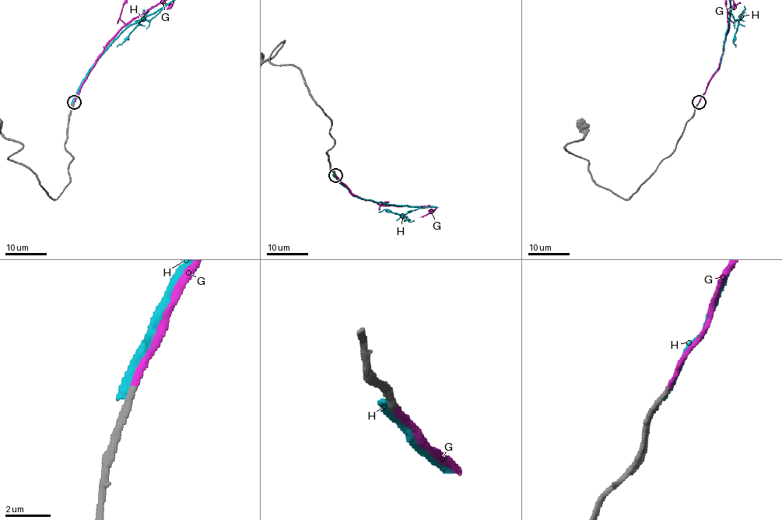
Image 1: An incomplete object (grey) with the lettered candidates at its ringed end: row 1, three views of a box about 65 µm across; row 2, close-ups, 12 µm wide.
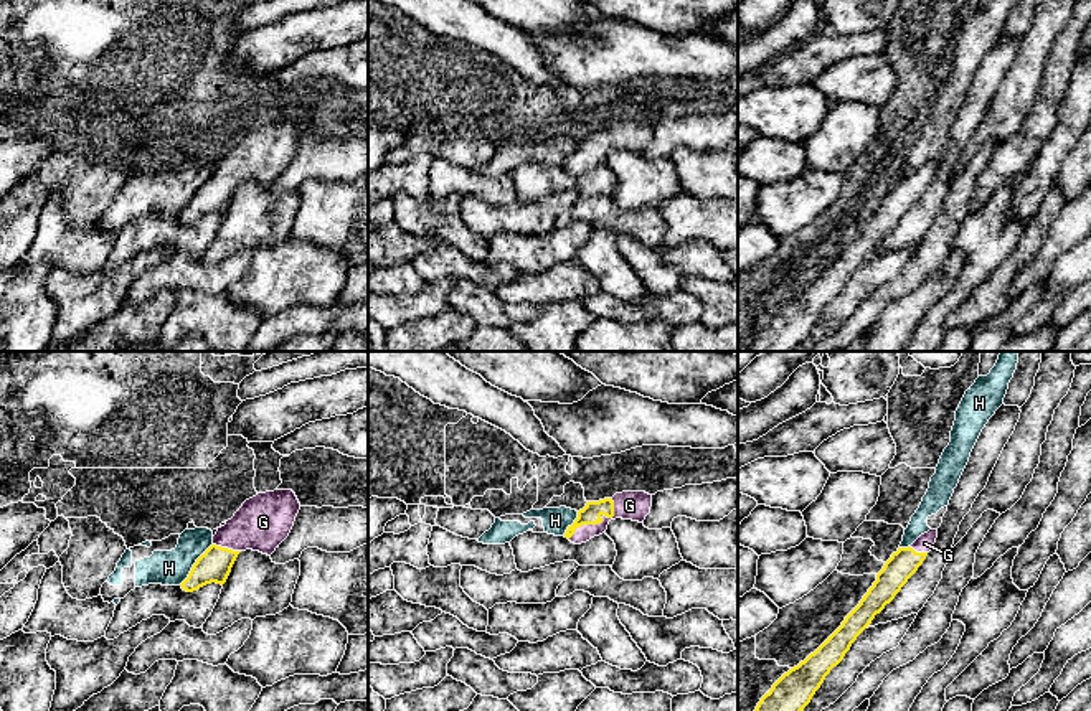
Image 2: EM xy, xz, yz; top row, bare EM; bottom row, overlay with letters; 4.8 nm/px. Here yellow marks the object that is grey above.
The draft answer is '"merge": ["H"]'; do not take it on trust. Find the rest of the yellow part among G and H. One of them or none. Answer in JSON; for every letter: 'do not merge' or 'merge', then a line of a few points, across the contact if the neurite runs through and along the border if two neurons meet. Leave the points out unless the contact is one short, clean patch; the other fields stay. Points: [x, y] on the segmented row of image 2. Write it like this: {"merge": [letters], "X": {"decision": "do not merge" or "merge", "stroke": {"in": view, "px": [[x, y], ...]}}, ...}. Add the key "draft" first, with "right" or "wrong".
{"draft": "wrong", "merge": ["G"], "G": {"decision": "merge", "stroke": {"in": "xz", "px": [[591, 513], [598, 522], [629, 505]]}}, "H": {"decision": "do not merge"}}

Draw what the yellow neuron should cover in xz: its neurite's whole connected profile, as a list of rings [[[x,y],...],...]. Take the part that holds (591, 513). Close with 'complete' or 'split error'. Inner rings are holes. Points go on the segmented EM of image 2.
[[[622,492],[612,498],[588,501],[578,518],[568,526],[564,538],[574,544],[606,533],[611,520],[622,518],[642,523],[650,513],[652,495],[645,492]]]; split error

